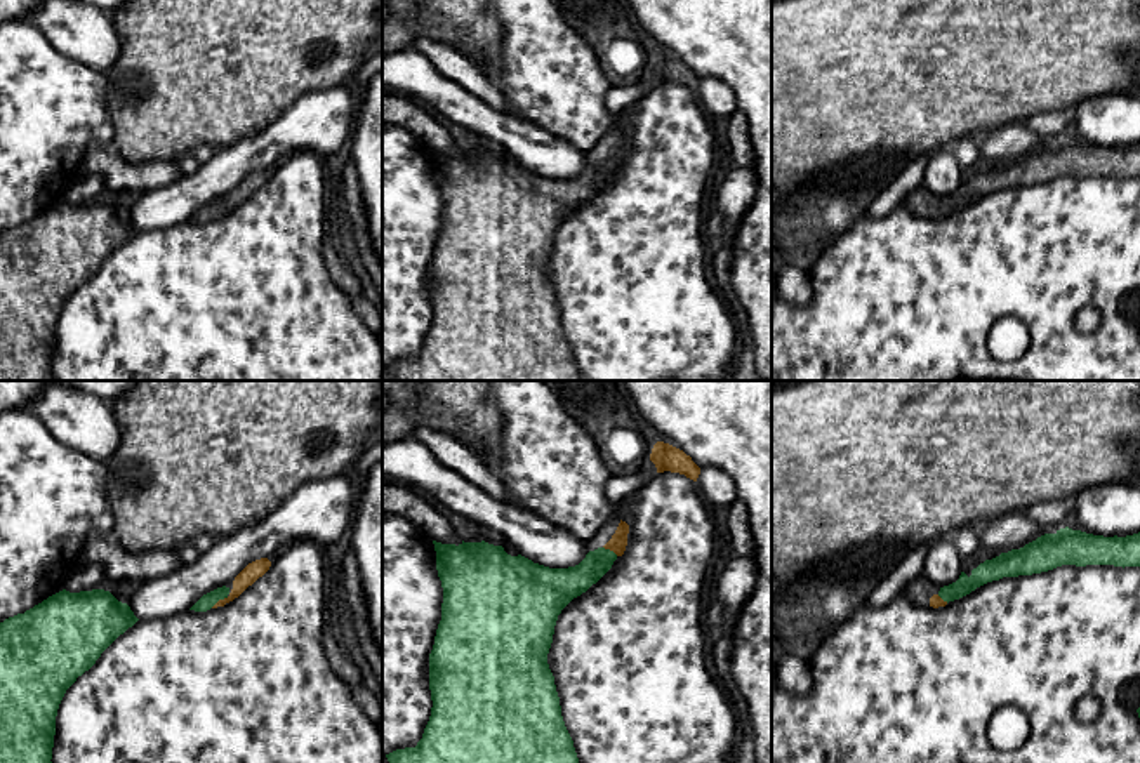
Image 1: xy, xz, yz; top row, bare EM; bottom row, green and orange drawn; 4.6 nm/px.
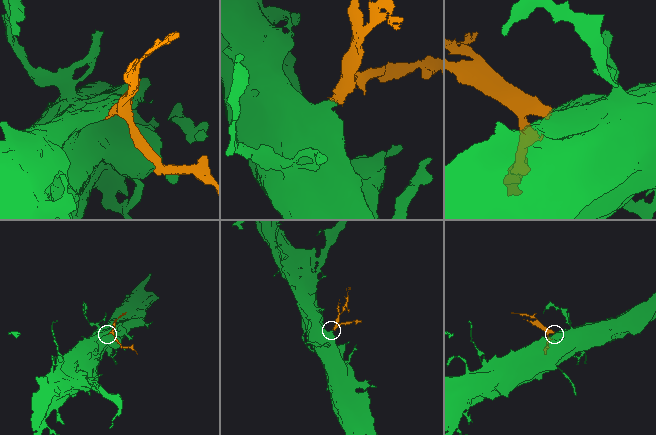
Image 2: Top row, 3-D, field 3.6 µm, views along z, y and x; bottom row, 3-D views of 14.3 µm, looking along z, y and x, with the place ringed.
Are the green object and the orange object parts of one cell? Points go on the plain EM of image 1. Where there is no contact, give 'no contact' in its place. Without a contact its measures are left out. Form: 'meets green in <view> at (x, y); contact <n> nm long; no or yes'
meets green in xy at (219, 209); contact 100 nm long; yes

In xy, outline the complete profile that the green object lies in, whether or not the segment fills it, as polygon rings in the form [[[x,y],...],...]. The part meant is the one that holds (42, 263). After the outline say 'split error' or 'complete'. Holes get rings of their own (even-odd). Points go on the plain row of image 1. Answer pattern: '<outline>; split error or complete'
[[[63,200],[0,233],[0,381],[52,381],[56,327],[66,301],[137,231],[109,202]]]; complete

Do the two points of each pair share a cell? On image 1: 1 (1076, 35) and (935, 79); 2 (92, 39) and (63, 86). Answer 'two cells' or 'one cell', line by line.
1: one cell
2: two cells

